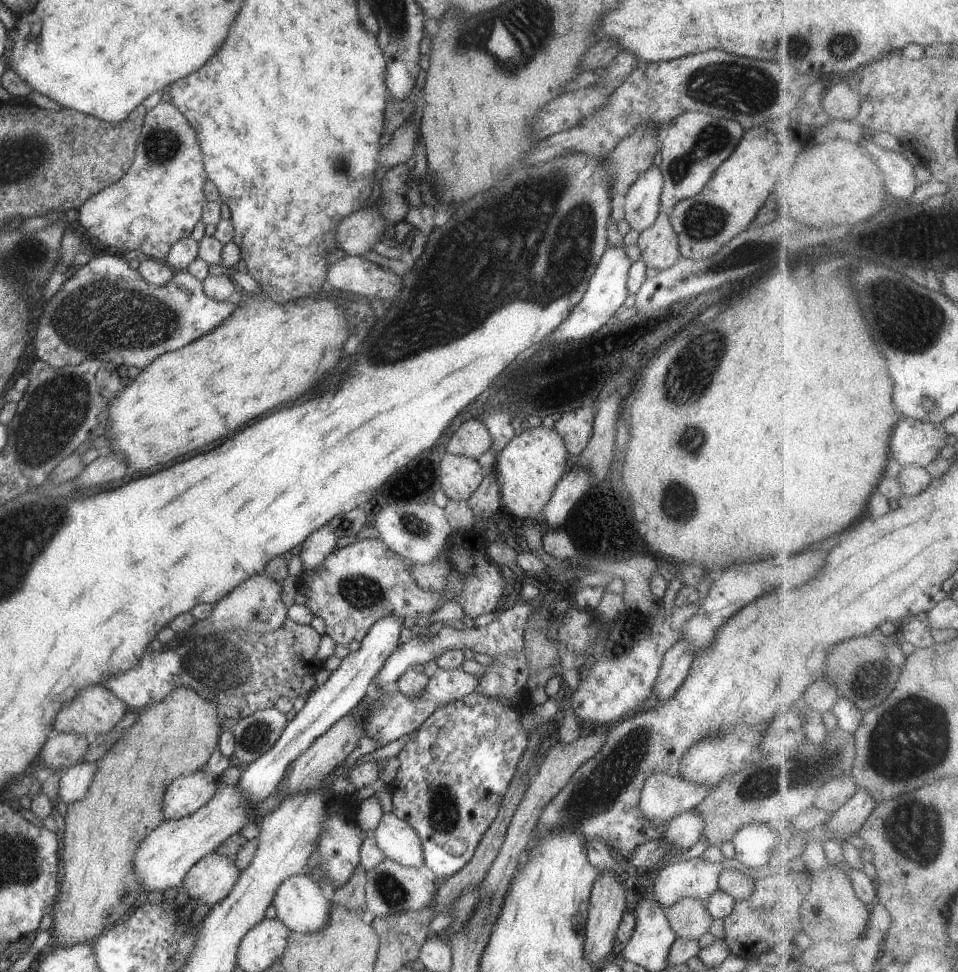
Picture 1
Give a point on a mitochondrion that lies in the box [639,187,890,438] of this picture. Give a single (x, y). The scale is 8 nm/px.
(689, 375)

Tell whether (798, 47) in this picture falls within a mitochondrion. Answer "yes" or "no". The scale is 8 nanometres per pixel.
yes

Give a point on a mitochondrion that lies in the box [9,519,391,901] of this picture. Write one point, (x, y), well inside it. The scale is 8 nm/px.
(207, 661)

